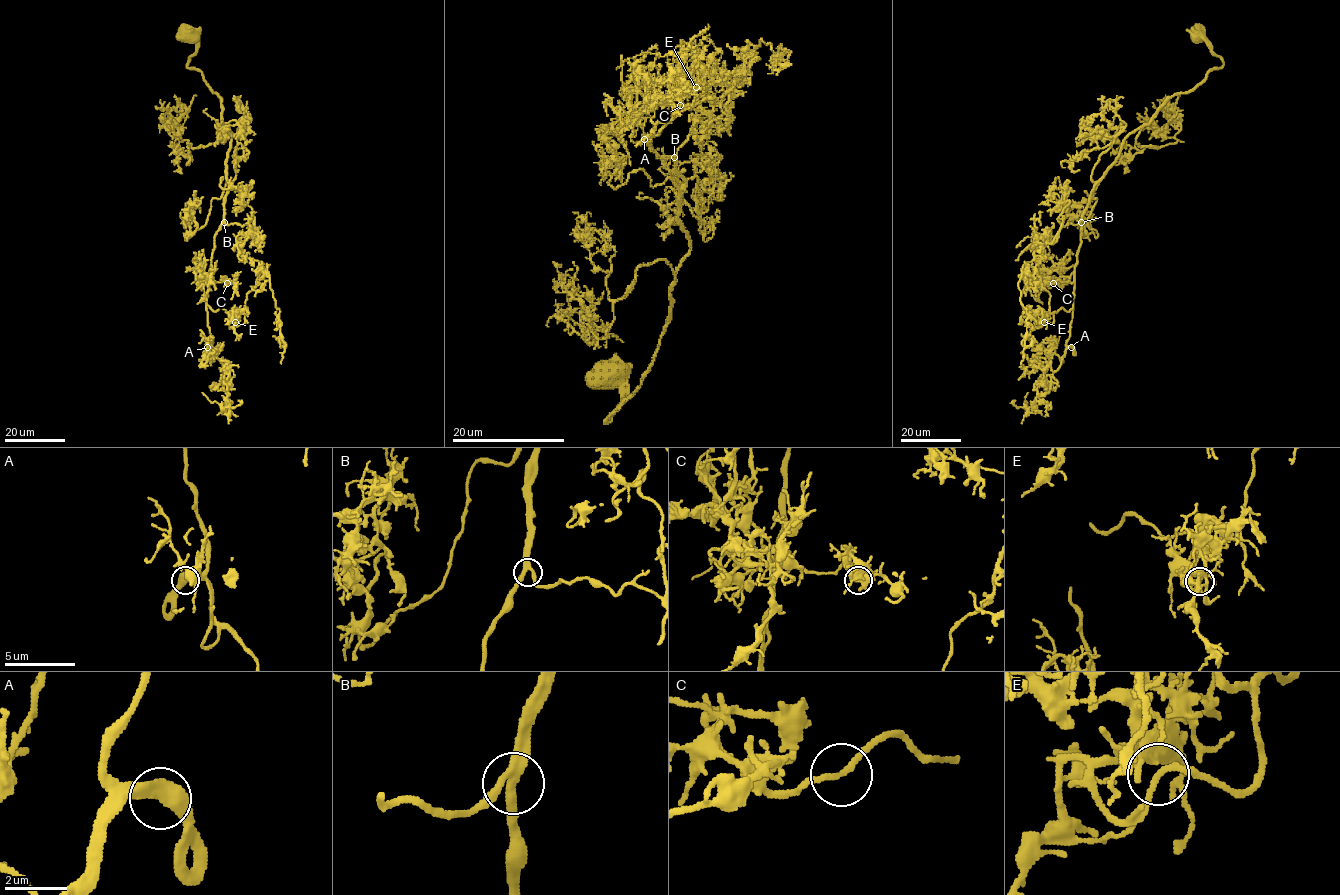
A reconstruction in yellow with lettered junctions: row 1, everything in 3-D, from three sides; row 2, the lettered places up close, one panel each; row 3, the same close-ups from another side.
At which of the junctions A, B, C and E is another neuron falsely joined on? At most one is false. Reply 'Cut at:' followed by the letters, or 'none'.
Cut at: none

